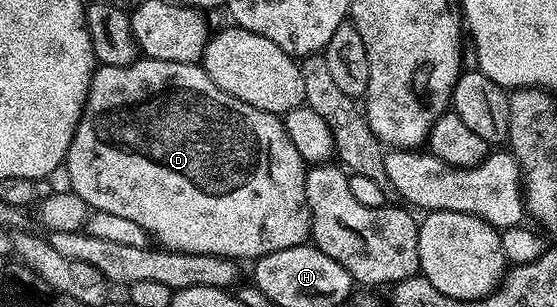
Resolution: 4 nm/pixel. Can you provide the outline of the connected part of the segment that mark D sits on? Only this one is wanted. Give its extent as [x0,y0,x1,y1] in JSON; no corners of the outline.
[66,59,312,259]

